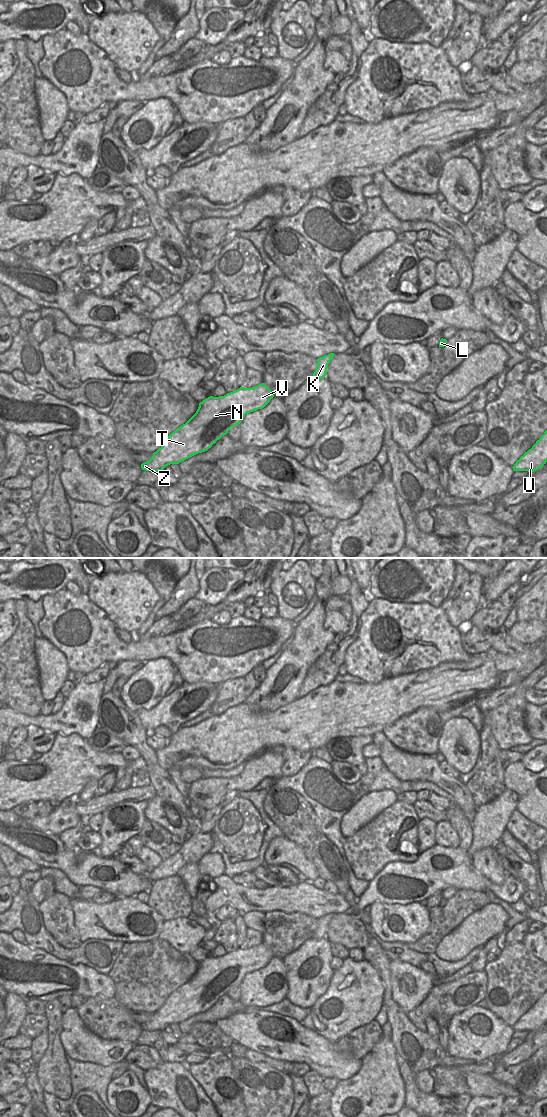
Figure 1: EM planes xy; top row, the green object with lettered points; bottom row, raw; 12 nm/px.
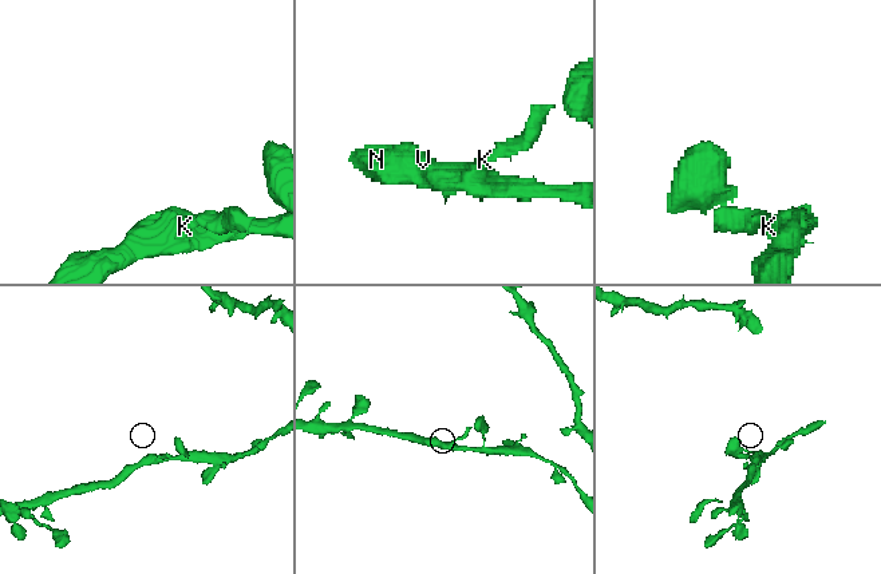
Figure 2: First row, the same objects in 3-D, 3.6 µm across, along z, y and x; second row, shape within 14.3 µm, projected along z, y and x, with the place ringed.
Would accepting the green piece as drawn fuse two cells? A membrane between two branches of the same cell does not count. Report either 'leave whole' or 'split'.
leave whole

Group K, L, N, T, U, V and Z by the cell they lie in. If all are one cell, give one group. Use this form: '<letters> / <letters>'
K L N T U V Z

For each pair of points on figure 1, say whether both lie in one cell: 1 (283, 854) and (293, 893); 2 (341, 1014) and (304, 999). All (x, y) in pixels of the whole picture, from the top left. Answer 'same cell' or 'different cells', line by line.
1: different cells
2: different cells

